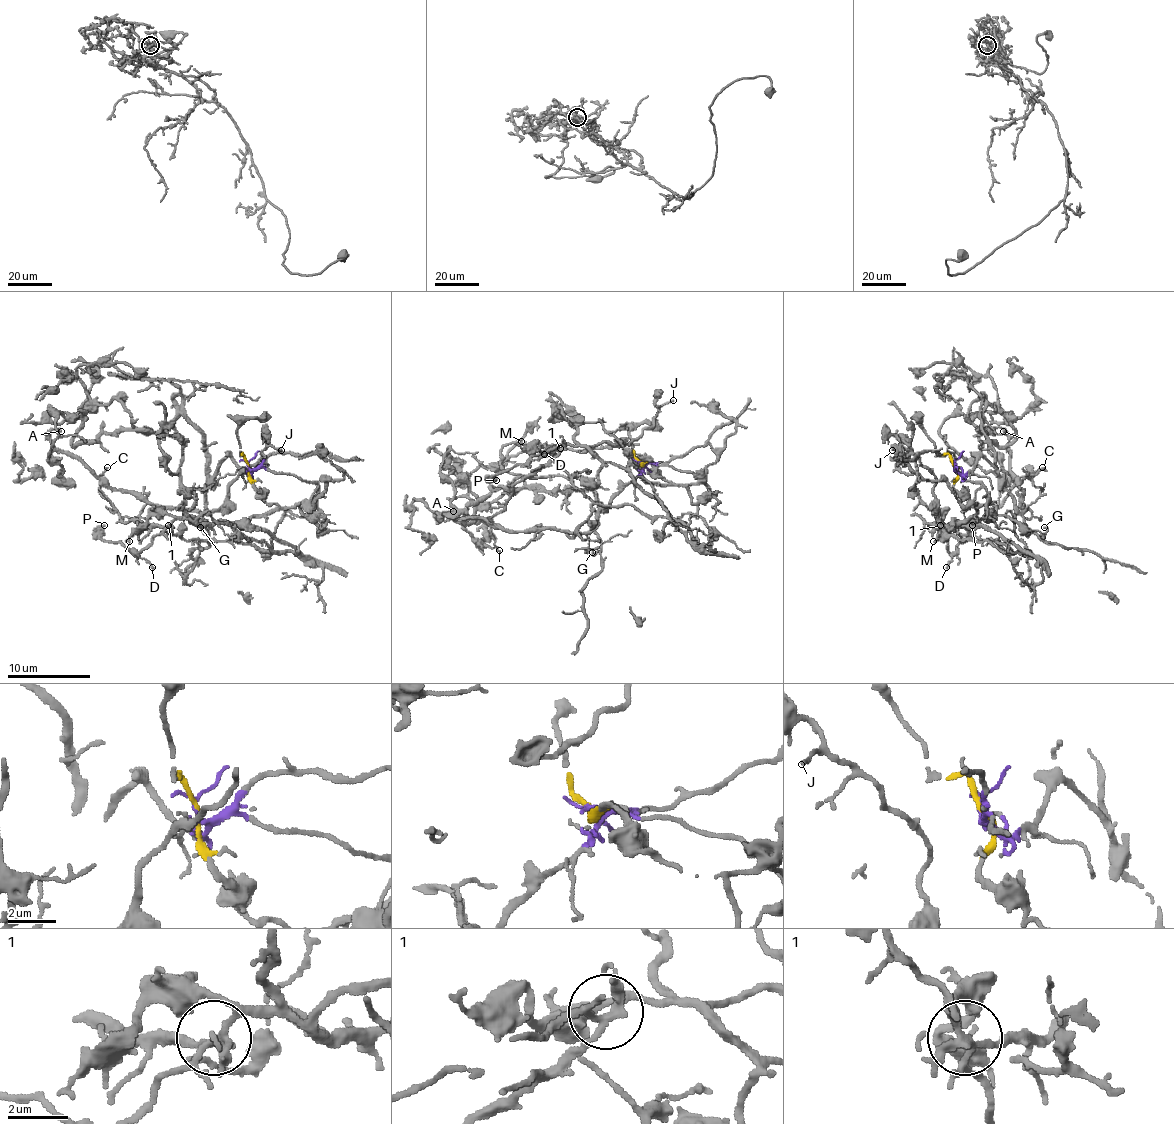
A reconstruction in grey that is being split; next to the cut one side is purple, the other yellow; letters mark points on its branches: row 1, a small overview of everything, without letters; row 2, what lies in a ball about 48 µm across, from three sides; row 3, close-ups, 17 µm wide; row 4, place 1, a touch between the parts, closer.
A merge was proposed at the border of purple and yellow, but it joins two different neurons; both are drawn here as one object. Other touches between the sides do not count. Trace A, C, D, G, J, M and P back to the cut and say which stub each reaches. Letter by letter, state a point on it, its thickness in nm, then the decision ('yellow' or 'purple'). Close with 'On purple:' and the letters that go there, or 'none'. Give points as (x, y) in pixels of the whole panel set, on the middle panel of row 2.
A: place (453, 511); calibre 80 nm; purple
C: place (499, 550); calibre 160 nm; purple
D: place (544, 454); calibre 120 nm; yellow
G: place (592, 552); calibre 140 nm; purple
J: place (673, 400); calibre 140 nm; yellow
M: place (521, 441); calibre 160 nm; yellow
P: place (496, 480); calibre 200 nm; yellow
On purple: A, C, G

